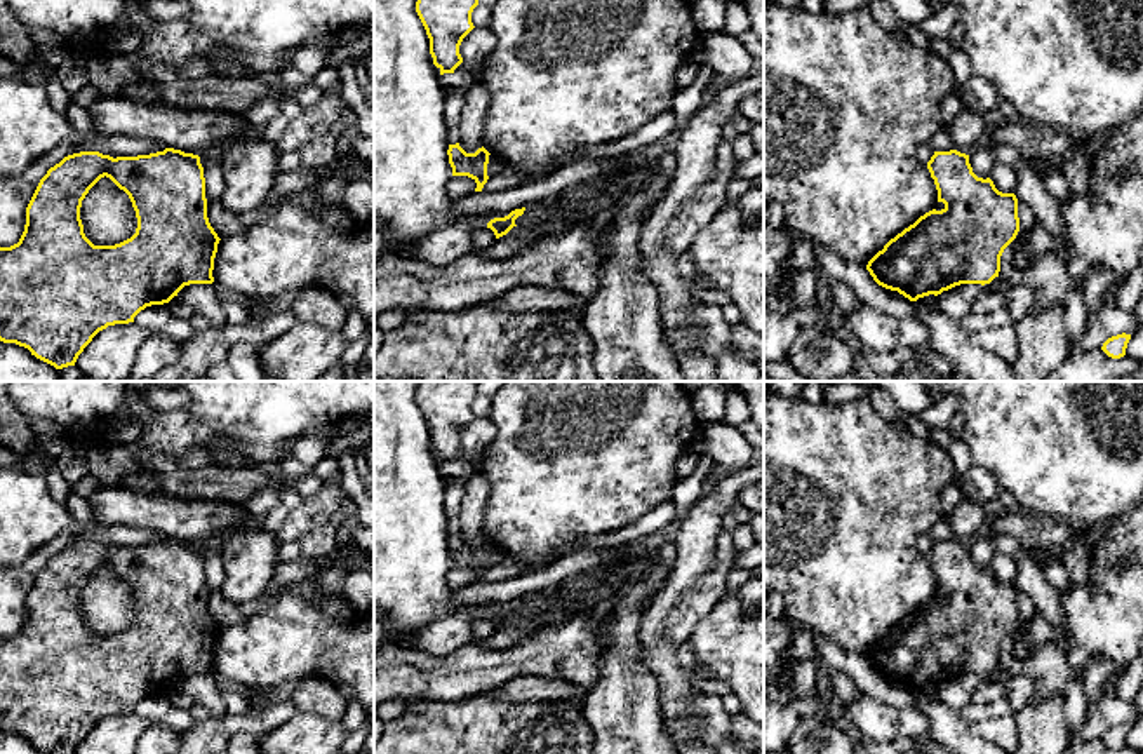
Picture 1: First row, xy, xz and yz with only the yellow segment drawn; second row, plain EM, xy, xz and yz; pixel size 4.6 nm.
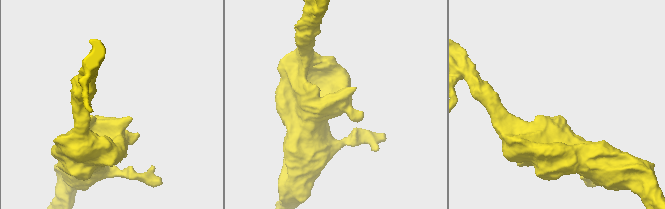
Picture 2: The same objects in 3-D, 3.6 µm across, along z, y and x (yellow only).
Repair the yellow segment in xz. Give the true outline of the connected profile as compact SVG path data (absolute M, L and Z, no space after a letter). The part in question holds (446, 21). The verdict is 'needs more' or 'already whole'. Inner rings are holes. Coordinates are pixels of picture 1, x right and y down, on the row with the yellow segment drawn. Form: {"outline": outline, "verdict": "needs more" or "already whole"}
{"outline": "M418 0L416 12L430 38L433 64L444 73L454 73L463 63L459 45L475 28L471 12L478 0Z", "verdict": "already whole"}

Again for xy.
{"outline": "M174 148L117 158L99 151L68 155L40 179L26 207L19 242L0 247L0 341L24 347L56 369L75 366L84 348L108 326L134 322L141 310L169 303L184 286L212 284L219 240L207 218L205 178L198 155ZM104 176L129 195L137 218L136 233L115 246L94 246L80 219L82 200Z", "verdict": "already whole"}

